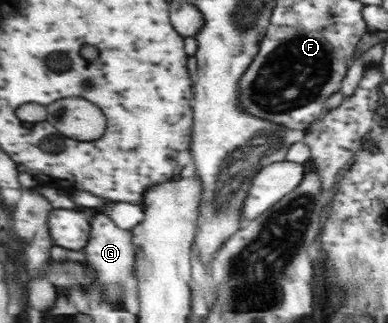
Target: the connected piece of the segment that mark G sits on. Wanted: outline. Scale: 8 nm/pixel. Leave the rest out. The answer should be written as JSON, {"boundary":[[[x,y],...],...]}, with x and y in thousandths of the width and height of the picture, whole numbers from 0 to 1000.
{"boundary":[[[250,659],[240,678],[235,678],[235,740],[229,740],[229,759],[219,771],[227,817],[237,820],[240,833],[250,839],[255,864],[253,876],[271,892],[273,932],[291,938],[307,938],[320,932],[322,895],[327,882],[343,870],[343,827],[351,814],[351,777],[343,759],[340,712],[307,709],[299,690],[291,690],[276,666],[265,659]]]}

